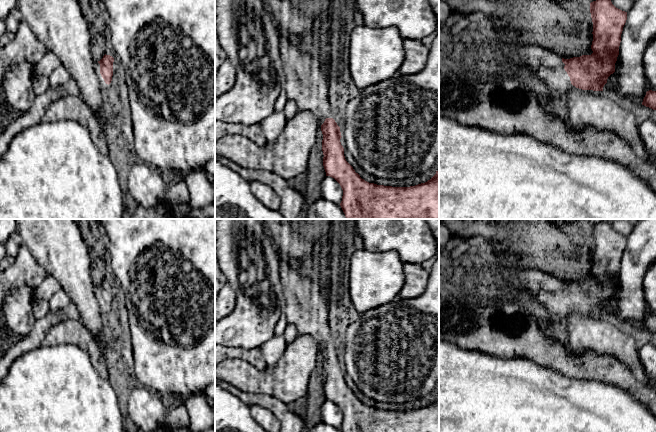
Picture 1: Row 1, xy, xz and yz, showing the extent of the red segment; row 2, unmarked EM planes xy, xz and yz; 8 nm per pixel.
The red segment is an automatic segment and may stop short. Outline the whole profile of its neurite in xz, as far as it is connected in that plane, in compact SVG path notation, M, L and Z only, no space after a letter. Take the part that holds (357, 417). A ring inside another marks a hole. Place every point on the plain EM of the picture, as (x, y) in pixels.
M280 260L280 278L285 304L282 313L287 324L294 324L298 335L310 335L317 340L323 358L323 390L326 400L334 402L343 414L341 432L439 432L439 394L427 406L410 411L392 411L369 407L362 403L346 385L341 369L340 351L332 341L328 325L328 303L324 284L316 284L305 276L302 267L295 268Z

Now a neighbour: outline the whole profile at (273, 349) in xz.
M274 335L271 339L263 343L261 348L266 364L274 367L283 355L285 347L286 341L284 335Z

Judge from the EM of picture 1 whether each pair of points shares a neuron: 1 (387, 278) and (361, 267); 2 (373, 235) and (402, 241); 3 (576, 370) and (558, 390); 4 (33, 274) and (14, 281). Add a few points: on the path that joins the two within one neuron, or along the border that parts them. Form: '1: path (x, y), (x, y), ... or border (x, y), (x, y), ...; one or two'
1: path (381, 278), (376, 278), (367, 269); one
2: path (380, 235), (395, 236); one
3: border (548, 367), (569, 377), (592, 380); two
4: path (28, 274), (21, 274), (19, 276); one

